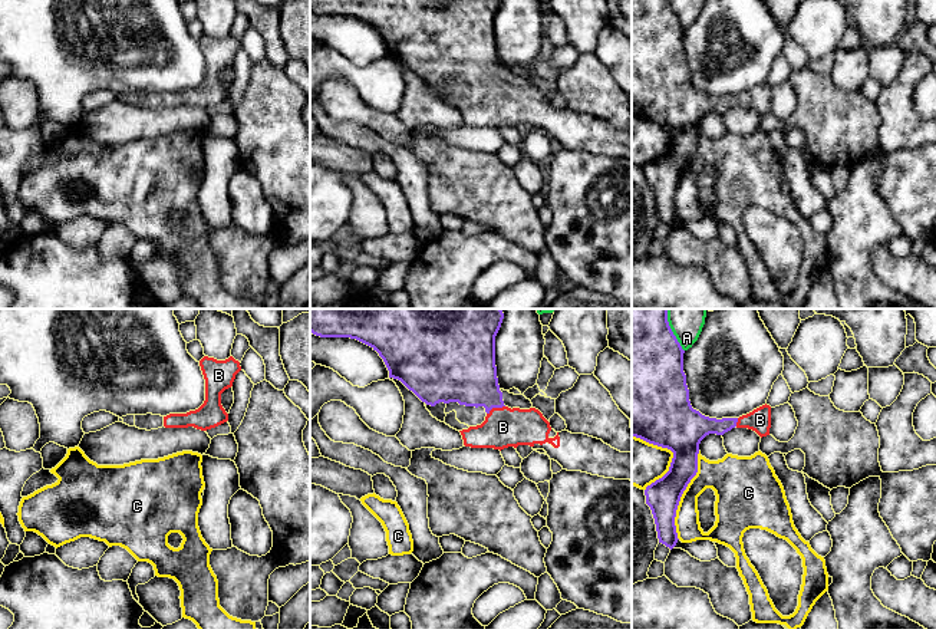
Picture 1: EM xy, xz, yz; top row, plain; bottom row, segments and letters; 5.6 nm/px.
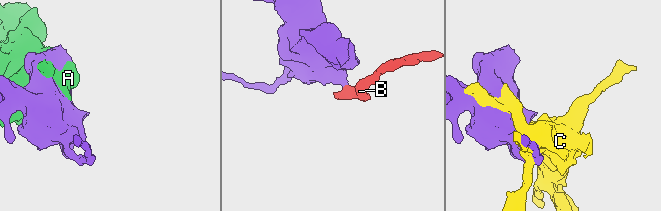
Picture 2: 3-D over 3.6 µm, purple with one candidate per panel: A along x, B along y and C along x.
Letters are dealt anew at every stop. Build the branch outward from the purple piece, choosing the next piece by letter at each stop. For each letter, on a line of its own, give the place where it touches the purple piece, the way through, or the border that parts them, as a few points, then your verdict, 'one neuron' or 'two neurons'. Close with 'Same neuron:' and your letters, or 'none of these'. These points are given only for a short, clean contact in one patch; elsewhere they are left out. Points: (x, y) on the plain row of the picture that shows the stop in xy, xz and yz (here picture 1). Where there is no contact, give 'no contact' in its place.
A: yz (675, 15) | two neurons
B: xz (495, 85) | across xz (465, 52), (495, 85), (503, 105) | one neuron
C: yz (681, 174) | two neurons
Same neuron: B

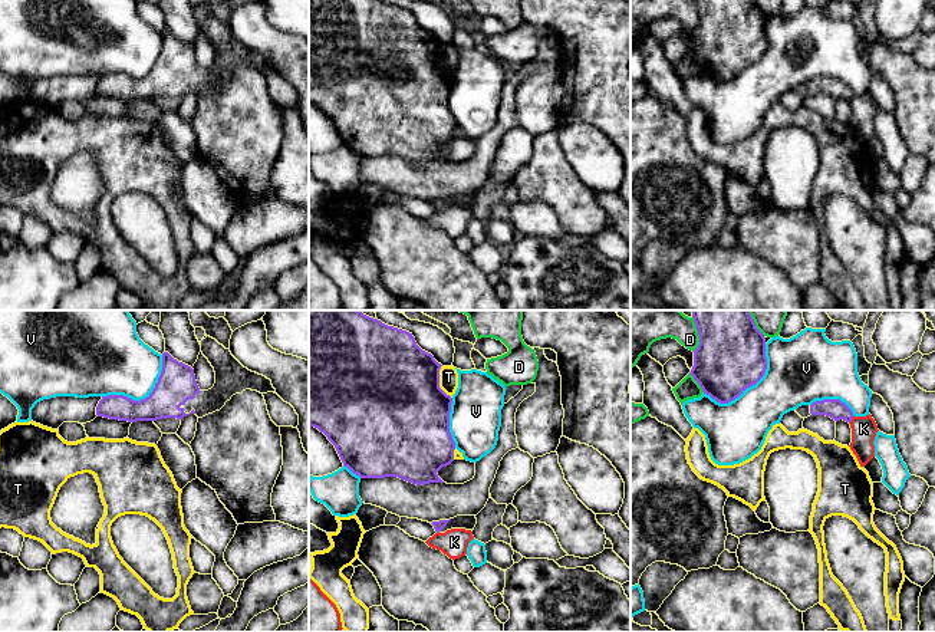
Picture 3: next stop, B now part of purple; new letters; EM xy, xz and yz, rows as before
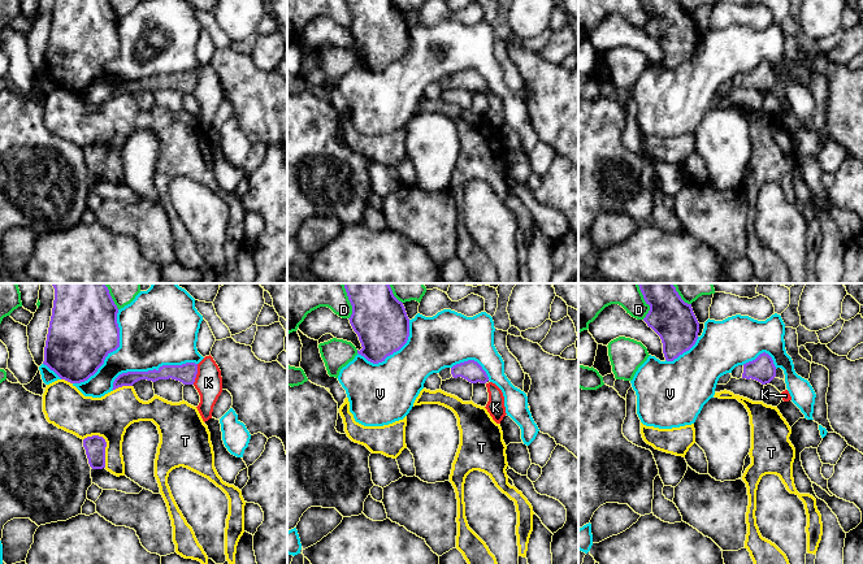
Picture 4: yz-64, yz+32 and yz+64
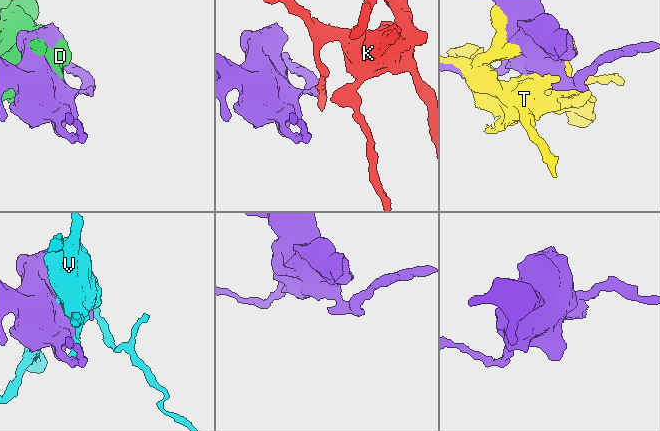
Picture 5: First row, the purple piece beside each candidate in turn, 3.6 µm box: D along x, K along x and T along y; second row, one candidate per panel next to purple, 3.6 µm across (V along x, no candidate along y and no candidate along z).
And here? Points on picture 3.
D: yz (700, 15) | two neurons
K: yz (850, 98) | along yz (853, 94), (849, 101) | two neurons
T: xz (438, 61) | two neurons
V: yz (749, 65) | two neurons
Same neuron: none of these

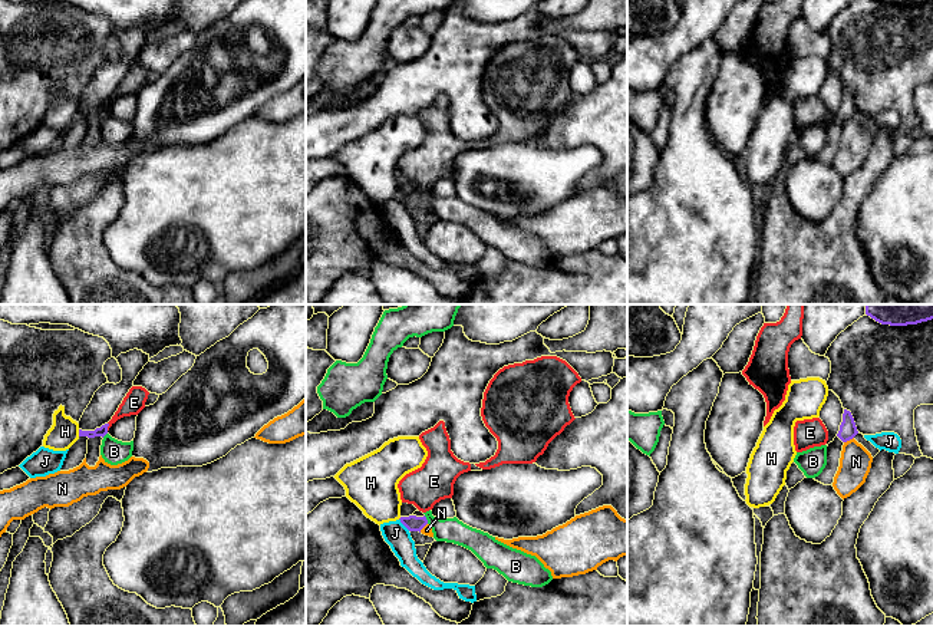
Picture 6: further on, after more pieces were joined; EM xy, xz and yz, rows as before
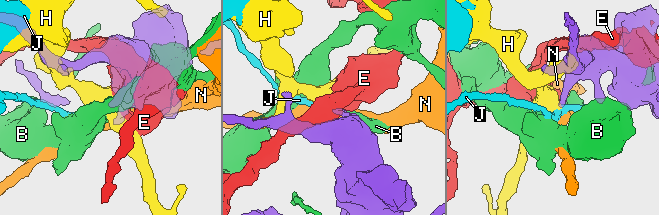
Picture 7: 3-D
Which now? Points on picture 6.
B: xz (427, 198) | two neurons
E: xy (108, 104) | along xy (108, 101), (106, 108) | two neurons
H: xy (79, 111) | two neurons
J: xz (404, 203) | along xz (399, 197), (409, 208) | two neurons
N: yz (849, 118) | along yz (853, 115), (844, 121) | two neurons
Same neuron: none of these

